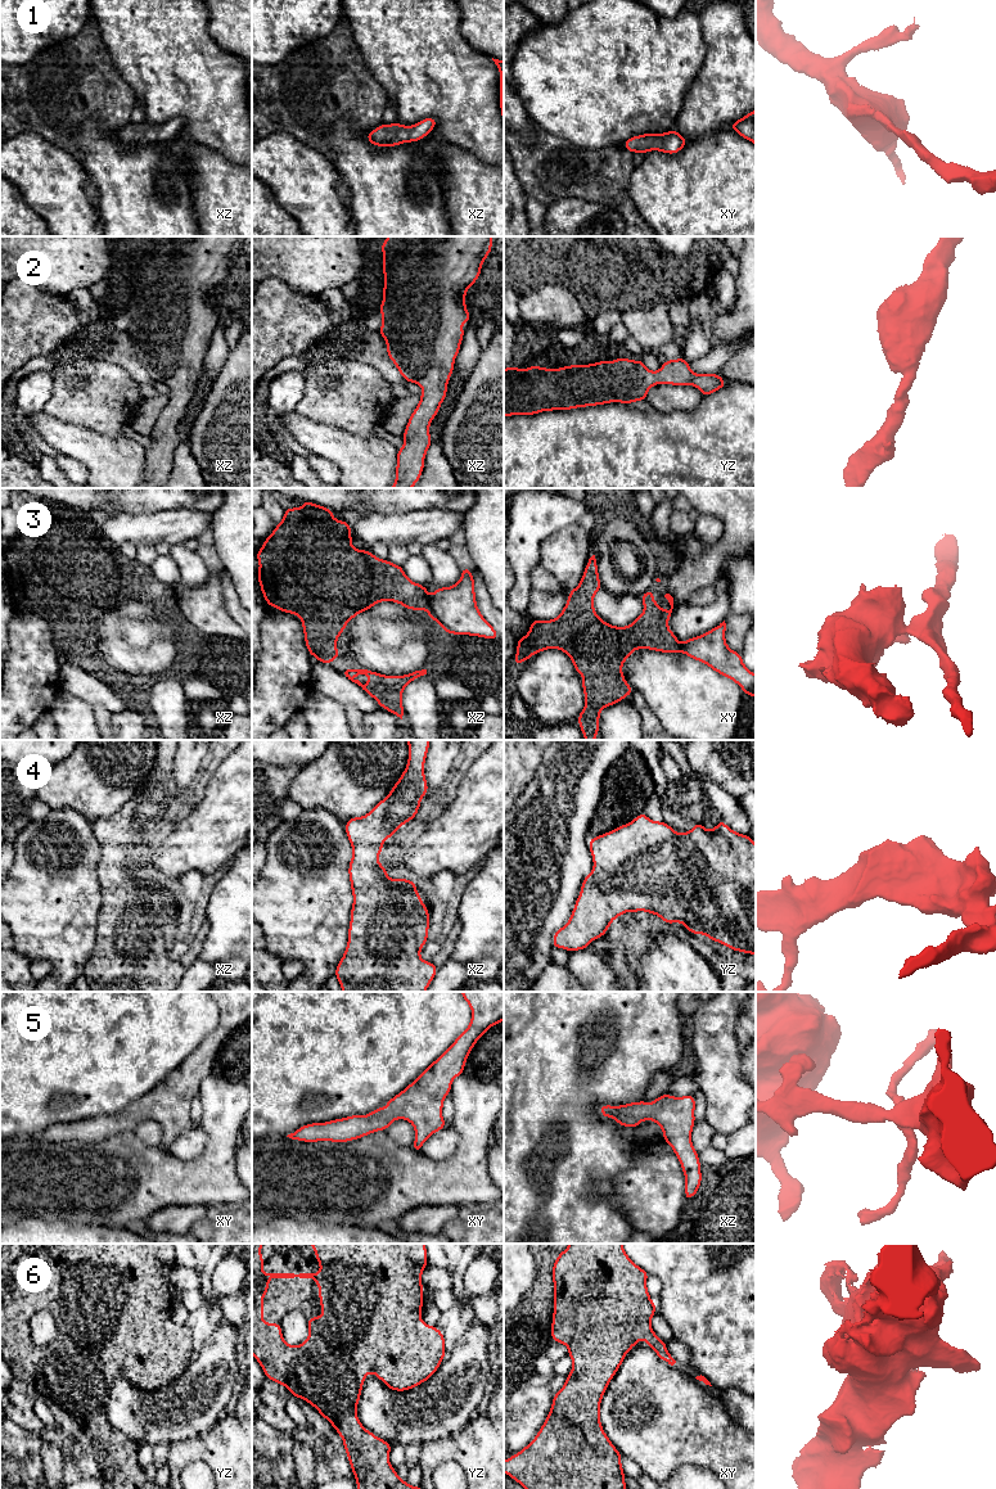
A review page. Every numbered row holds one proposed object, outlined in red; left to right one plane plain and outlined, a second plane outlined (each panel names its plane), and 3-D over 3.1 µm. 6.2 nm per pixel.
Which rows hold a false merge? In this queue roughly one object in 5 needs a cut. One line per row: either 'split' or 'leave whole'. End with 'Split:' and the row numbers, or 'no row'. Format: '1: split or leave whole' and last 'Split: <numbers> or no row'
1: leave whole
2: leave whole
3: split
4: leave whole
5: leave whole
6: leave whole
Split: 3

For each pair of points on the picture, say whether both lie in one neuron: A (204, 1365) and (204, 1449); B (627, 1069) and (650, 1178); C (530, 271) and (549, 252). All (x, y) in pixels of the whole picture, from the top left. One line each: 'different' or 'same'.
A: different
B: different
C: same

